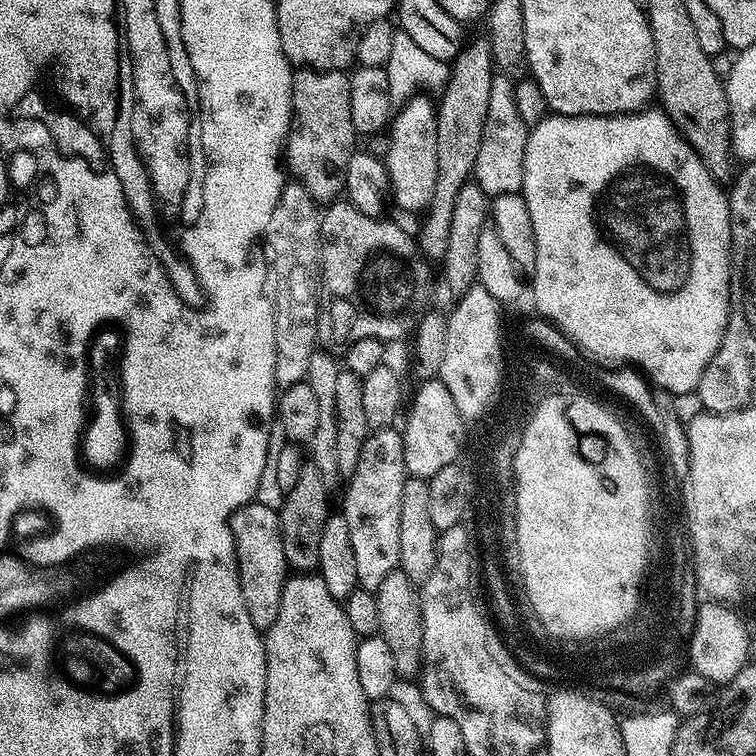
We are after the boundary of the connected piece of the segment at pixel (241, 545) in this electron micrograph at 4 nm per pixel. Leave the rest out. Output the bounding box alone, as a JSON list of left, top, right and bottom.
[228,502,290,634]

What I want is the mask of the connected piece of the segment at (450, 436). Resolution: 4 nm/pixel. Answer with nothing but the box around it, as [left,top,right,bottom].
[402,378,466,480]

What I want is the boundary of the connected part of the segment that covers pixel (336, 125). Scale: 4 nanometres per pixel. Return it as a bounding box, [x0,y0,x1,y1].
[286,67,358,202]

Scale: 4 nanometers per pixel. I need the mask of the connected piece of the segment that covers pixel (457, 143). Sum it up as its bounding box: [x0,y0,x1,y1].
[418,38,494,258]

